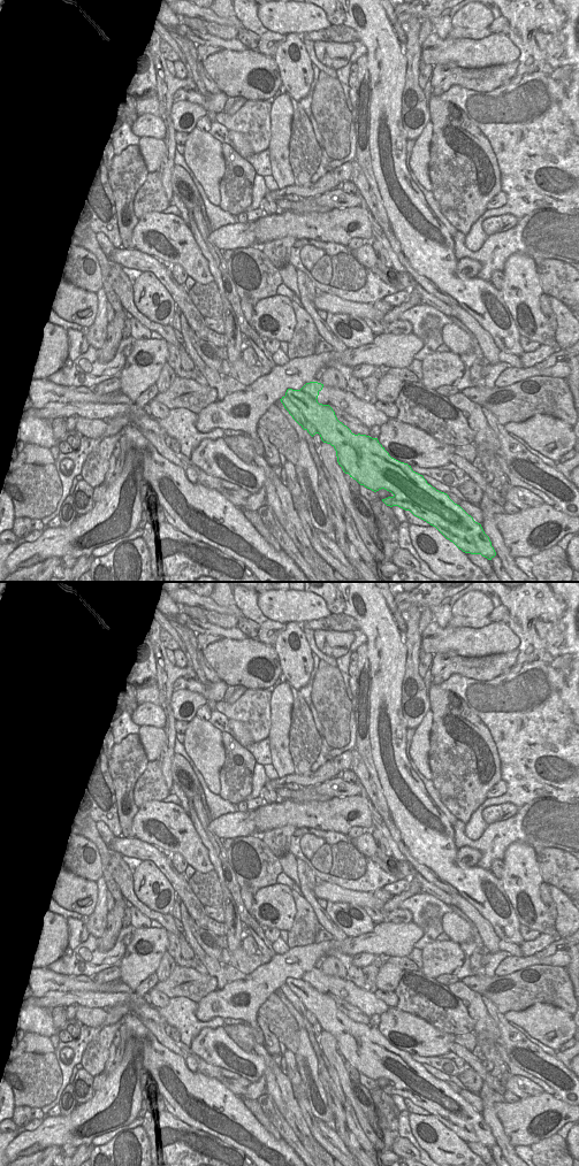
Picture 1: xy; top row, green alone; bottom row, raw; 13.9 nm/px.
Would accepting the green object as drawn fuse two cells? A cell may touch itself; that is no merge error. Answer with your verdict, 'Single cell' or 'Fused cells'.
Single cell.

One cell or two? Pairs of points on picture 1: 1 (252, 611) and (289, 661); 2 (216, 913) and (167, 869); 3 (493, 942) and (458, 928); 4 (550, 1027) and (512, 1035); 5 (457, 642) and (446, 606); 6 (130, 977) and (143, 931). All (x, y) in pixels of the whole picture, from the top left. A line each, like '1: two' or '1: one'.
1: two
2: one
3: two
4: two
5: two
6: one

